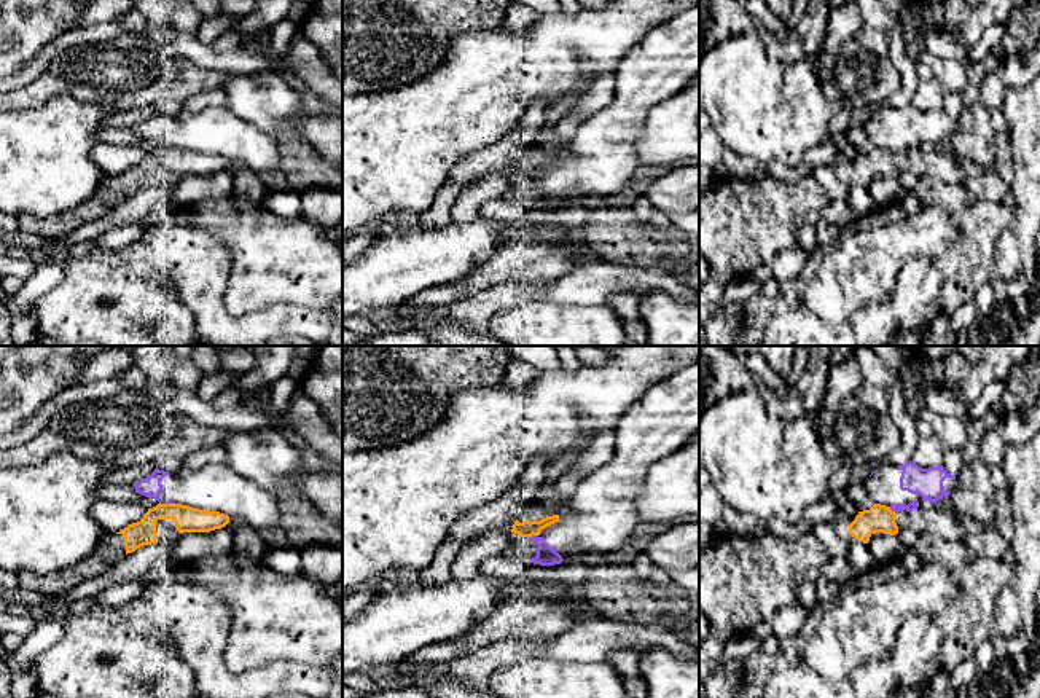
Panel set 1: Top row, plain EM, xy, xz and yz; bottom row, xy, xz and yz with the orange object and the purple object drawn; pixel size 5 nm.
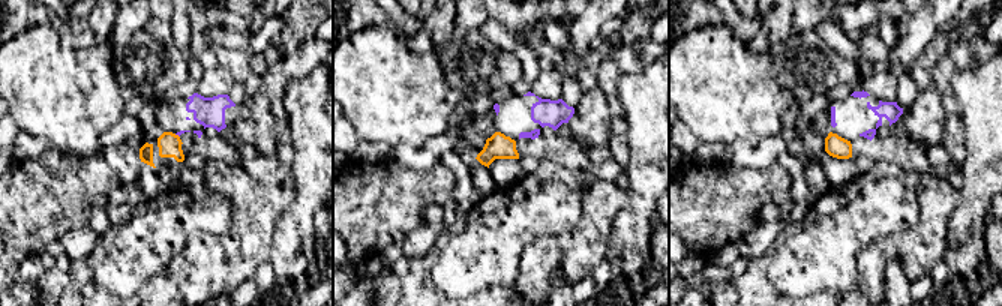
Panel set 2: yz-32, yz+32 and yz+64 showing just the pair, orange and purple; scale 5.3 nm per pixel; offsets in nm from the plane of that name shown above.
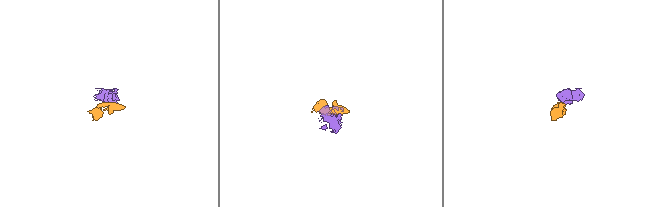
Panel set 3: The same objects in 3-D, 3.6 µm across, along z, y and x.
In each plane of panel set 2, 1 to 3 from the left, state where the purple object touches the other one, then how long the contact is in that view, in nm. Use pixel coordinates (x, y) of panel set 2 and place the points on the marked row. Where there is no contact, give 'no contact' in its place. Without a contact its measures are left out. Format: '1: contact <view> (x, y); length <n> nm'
1: contact yz-32 (177, 135); length 40 nm
2: no contact
3: no contact

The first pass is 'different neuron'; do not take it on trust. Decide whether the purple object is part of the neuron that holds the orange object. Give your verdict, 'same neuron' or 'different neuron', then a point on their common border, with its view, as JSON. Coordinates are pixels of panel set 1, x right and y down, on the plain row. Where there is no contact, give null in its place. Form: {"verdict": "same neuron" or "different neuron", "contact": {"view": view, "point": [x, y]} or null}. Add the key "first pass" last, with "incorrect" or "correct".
{"verdict": "different neuron", "contact": {"view": "xz", "point": [532, 177]}, "first pass": "correct"}

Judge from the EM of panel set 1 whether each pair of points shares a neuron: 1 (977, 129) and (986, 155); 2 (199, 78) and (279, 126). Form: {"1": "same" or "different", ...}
{"1": "same", "2": "different"}

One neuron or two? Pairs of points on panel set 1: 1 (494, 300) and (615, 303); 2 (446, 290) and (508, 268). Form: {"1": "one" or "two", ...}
{"1": "two", "2": "one"}

